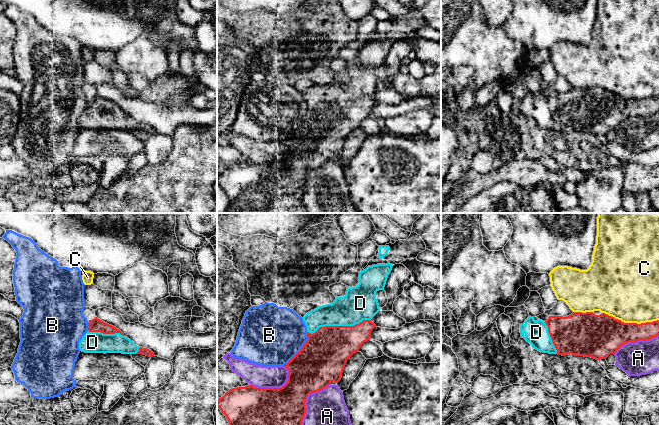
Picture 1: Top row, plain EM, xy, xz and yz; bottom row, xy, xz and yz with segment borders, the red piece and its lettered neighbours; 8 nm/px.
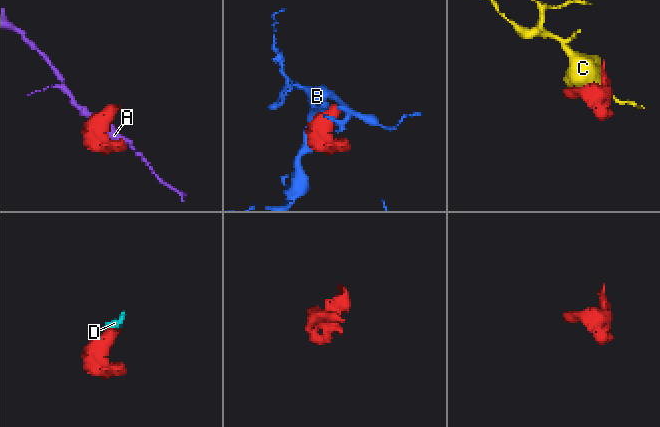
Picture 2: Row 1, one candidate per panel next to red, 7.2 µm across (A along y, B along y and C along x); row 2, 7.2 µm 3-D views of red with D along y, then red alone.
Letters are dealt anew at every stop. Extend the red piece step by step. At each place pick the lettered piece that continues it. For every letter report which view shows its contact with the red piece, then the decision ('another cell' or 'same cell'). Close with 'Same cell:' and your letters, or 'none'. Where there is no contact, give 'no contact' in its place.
A: contact in xz; another cell
B: contact in xz; another cell
C: contact in yz; another cell
D: contact in xz; same cell
Same cell: D

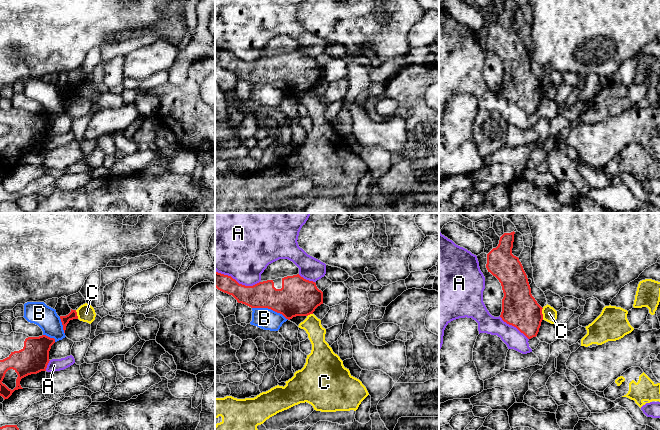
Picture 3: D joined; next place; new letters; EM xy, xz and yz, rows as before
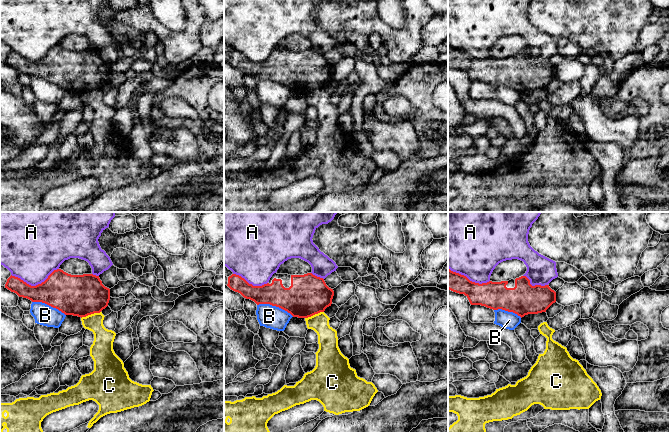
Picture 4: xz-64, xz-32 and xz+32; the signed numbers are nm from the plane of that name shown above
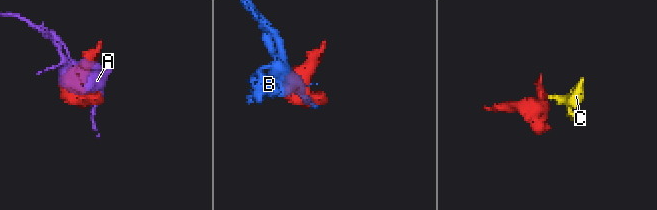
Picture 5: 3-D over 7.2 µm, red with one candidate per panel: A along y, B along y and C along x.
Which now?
A: contact in xz; another cell
B: contact in xz; another cell
C: contact in yz; another cell
Same cell: none

